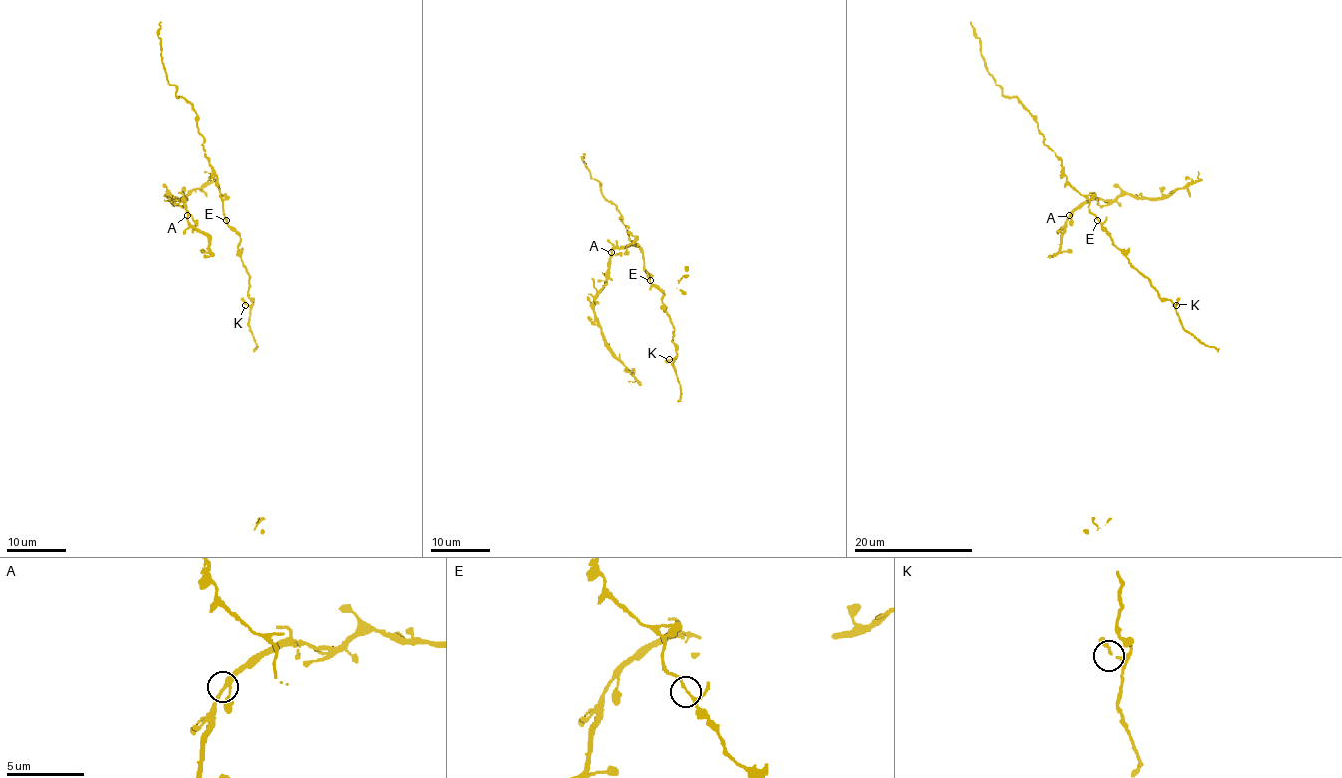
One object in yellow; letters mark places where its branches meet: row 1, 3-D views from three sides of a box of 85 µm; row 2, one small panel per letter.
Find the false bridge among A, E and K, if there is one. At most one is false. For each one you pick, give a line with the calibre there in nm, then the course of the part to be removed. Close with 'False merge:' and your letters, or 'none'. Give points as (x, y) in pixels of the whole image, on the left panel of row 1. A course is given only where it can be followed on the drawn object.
False merge: none

